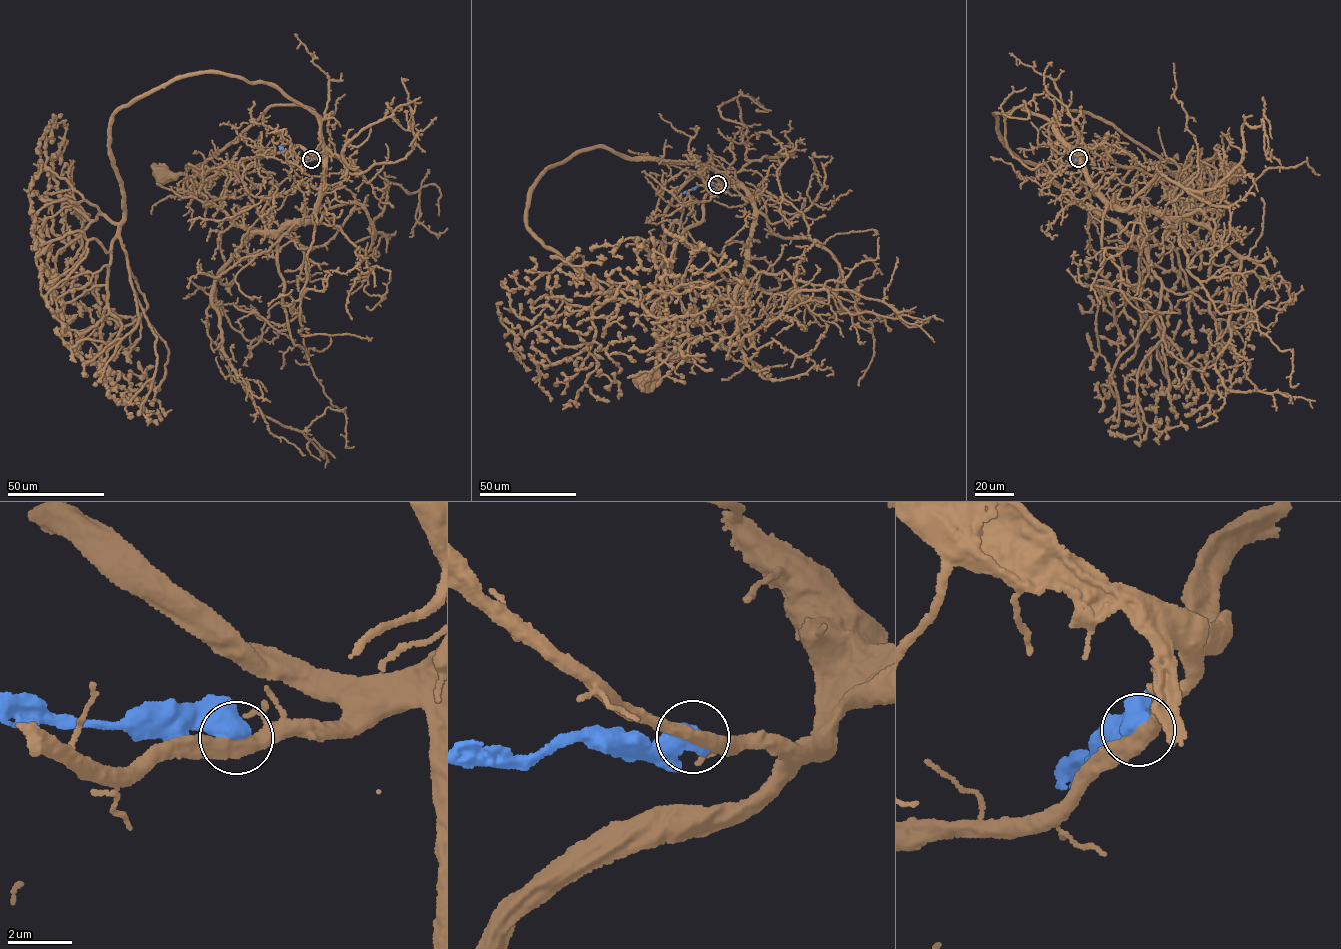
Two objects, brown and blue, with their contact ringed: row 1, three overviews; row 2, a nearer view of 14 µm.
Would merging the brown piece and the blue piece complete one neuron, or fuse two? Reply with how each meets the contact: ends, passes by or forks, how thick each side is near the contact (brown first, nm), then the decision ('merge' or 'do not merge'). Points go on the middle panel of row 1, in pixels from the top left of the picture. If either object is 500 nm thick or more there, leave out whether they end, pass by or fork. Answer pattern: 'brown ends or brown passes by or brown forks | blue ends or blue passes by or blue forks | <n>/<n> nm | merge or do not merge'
440/750 nm | do not merge

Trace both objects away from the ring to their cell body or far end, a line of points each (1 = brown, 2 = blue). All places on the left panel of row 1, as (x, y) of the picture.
1: (310, 159), (325, 149), (321, 118), (306, 107), (282, 104), (210, 158), (163, 174)
2: (310, 159), (297, 157), (278, 146)

